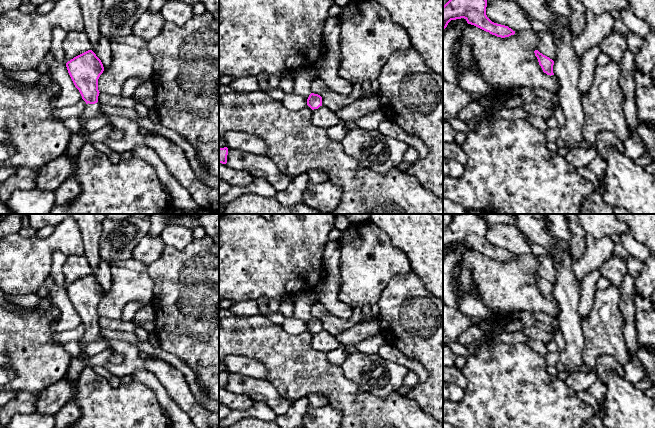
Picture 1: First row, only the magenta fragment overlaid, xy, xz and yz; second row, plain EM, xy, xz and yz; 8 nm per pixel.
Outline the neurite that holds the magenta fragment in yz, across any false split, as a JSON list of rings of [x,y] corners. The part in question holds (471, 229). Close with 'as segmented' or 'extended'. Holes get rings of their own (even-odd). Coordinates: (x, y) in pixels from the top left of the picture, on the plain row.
[[[453,214],[450,224],[443,230],[443,253],[451,244],[464,242],[497,261],[505,262],[515,258],[511,252],[492,246],[486,239],[487,224],[482,214]]]; as segmented

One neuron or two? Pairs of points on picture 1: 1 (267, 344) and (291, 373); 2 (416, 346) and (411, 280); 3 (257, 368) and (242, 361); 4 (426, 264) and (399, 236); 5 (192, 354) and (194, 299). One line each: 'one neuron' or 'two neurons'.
1: one neuron
2: one neuron
3: one neuron
4: one neuron
5: one neuron

